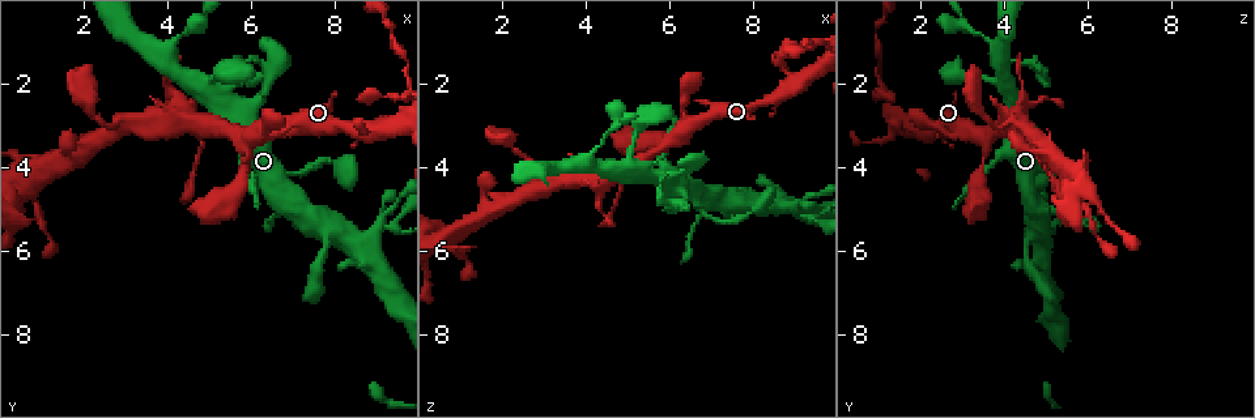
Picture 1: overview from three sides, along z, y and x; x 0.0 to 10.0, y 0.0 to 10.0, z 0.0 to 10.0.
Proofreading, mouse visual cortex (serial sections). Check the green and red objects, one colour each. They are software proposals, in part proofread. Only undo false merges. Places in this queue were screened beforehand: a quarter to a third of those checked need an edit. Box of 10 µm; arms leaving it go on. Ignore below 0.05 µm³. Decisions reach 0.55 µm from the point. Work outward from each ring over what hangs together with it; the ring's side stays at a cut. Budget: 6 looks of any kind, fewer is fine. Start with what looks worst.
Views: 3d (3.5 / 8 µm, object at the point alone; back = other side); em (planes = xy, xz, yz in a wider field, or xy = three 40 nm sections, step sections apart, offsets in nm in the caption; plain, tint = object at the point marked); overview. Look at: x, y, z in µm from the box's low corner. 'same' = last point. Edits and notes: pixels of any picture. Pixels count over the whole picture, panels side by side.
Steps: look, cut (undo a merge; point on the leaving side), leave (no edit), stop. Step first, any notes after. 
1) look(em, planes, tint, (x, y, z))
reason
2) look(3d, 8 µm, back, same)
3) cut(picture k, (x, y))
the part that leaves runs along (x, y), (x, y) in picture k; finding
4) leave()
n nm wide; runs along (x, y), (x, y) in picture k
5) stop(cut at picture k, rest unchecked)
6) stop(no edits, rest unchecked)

look(3d, 8 µm, (9.35, 5.35, 5.25))
narrows sharply

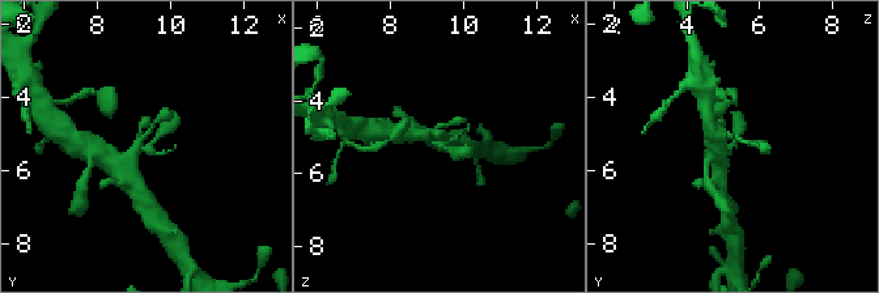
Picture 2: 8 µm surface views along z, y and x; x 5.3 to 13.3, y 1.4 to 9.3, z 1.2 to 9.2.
look(3d, 3.5 µm, same)

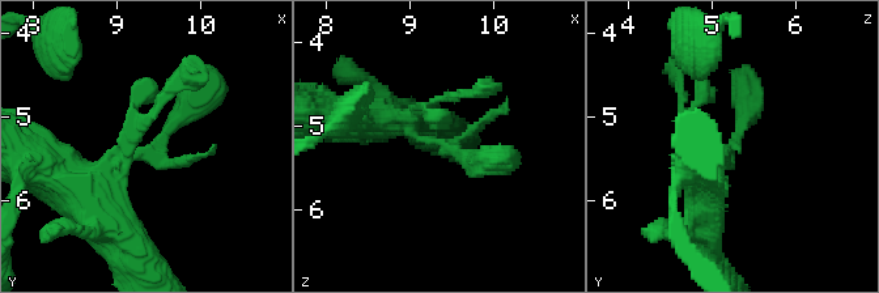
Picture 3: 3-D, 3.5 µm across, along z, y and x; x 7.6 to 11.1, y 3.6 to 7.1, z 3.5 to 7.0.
look(em, xy, step 5, tint, (9.40, 5.40, 5.20))
shape alone is not enough

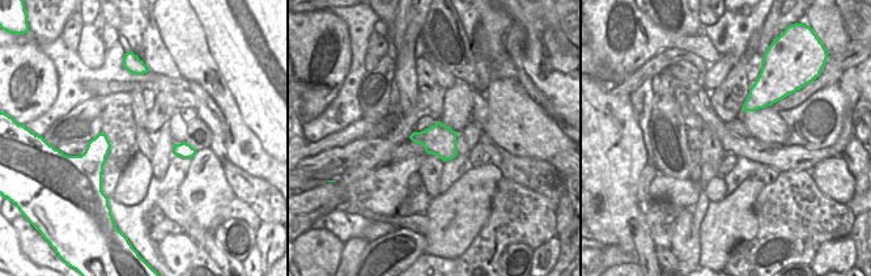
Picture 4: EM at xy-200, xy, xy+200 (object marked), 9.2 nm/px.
leave()
runs along (80, 194), (149, 151), (198, 81) in picture 3; all the same cell

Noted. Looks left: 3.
look(3d, 3.5 µm, (6.45, 1.70, 4.00))
arms part here

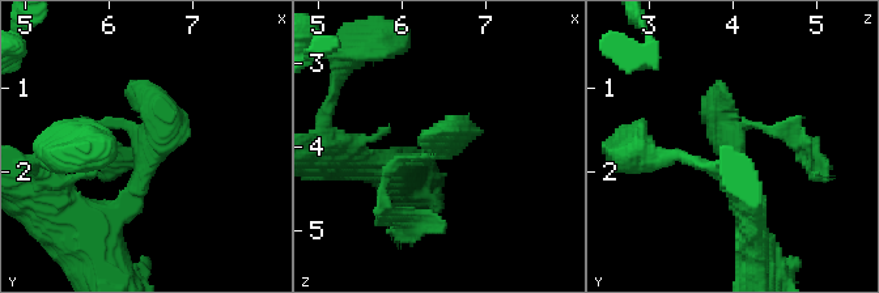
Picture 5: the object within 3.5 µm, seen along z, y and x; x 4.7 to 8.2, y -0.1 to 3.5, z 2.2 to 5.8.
look(em, xy, step 1, tint, (6.45, 1.70, 4.05))
shape alone is not enough

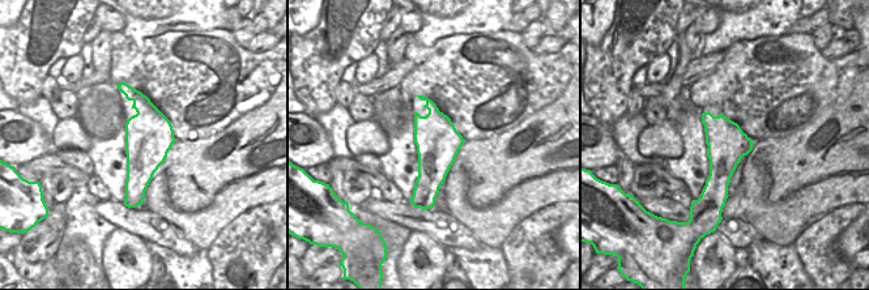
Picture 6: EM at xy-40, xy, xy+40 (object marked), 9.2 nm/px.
cut(picture 5, (127, 151))
the part that leaves runs along (737, 135), (741, 126), (790, 130), (805, 158) in picture 5; two cells meet here

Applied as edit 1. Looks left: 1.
stop(cut at picture 5, rest unchecked)

